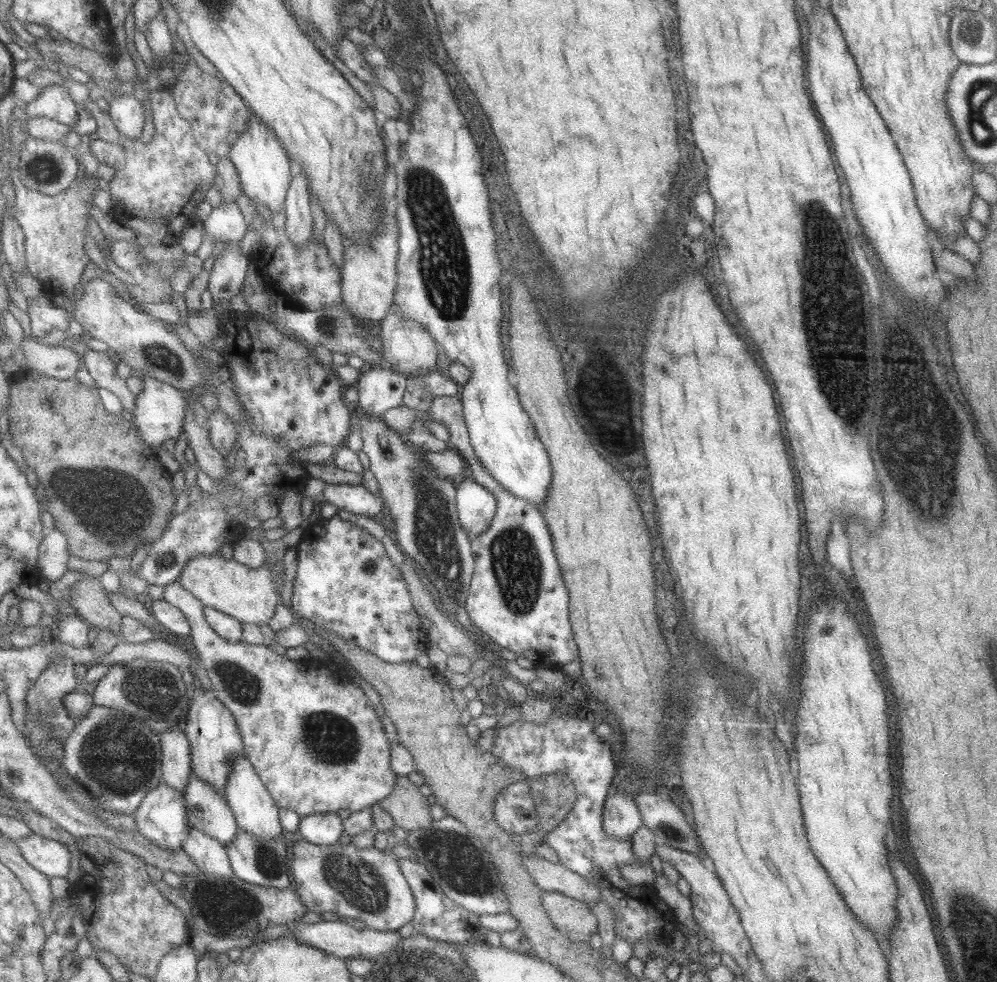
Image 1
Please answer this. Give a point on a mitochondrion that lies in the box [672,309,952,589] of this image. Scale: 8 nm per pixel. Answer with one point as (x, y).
(909, 431)

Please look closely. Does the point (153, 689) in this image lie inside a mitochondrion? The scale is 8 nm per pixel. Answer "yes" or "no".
yes

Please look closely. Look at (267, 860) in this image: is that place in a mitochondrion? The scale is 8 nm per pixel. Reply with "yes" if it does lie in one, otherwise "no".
yes

